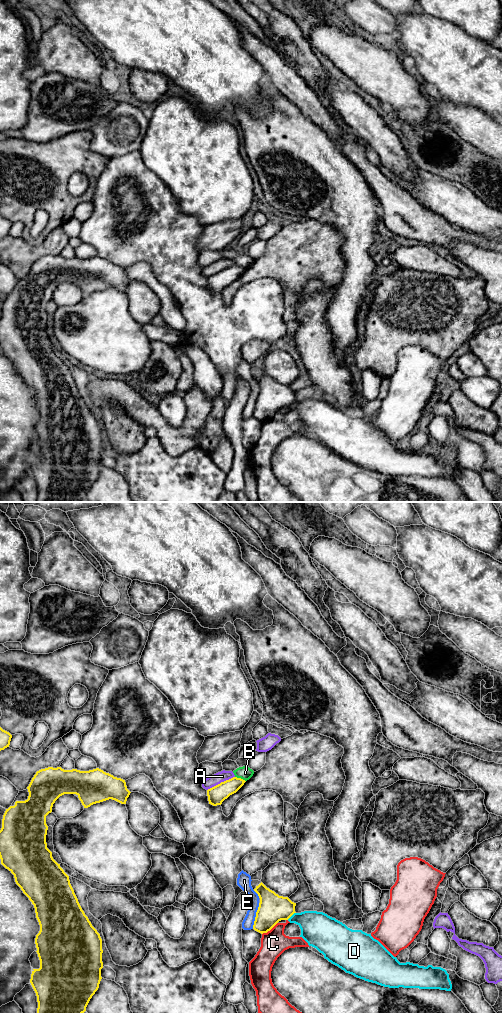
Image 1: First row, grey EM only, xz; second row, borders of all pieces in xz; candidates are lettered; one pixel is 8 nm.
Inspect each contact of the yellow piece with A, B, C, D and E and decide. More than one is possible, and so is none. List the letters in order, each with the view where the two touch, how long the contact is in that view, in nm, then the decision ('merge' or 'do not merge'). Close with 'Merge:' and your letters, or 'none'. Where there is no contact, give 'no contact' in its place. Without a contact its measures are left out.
A: xz | 260 nm | do not merge
B: xz | 100 nm | do not merge
C: xz | 160 nm | do not merge
D: xz | 90 nm | do not merge
E: xz | 220 nm | do not merge
Merge: none

